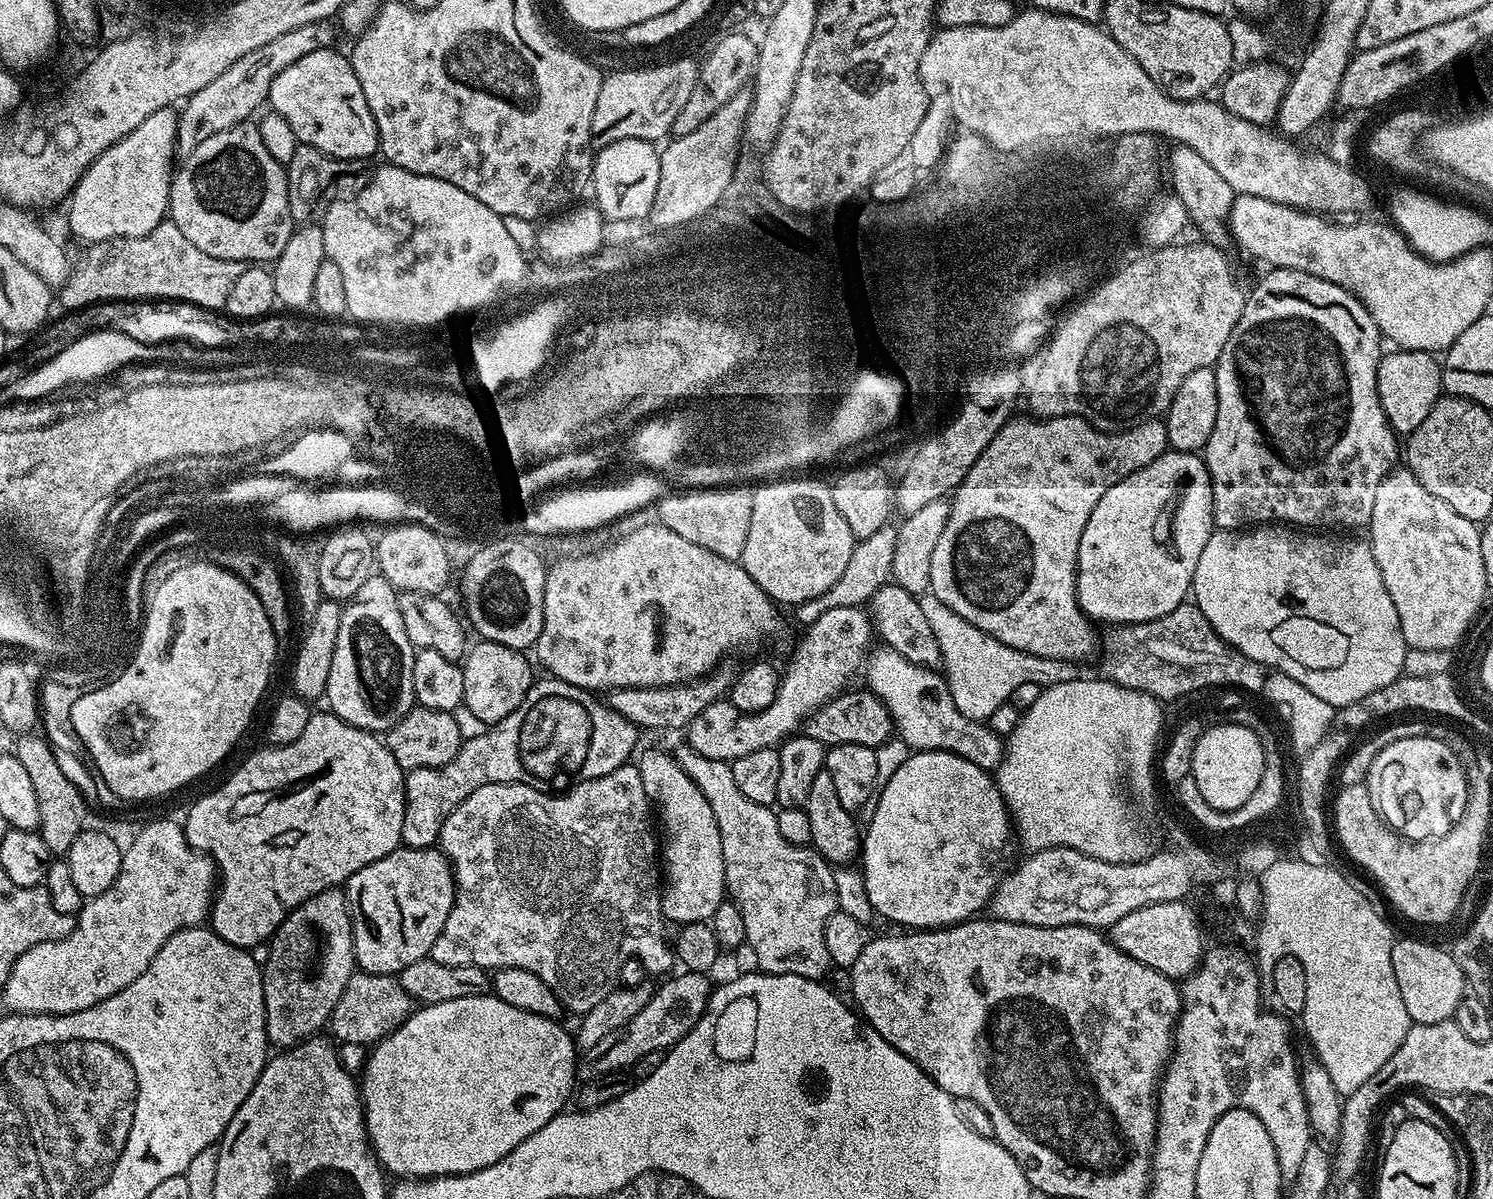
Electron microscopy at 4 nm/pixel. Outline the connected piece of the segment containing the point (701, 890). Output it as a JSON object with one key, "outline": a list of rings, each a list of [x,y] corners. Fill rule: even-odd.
{"outline":[[[648,748],[638,756],[638,767],[642,774],[642,786],[646,786],[646,794],[654,805],[658,817],[658,828],[662,833],[662,891],[660,905],[664,911],[665,921],[673,925],[703,924],[711,921],[712,915],[720,903],[726,900],[724,887],[724,859],[722,858],[722,834],[718,834],[718,822],[714,818],[714,810],[710,810],[710,802],[694,786],[690,774],[678,766],[675,755],[663,752],[660,748]]]}

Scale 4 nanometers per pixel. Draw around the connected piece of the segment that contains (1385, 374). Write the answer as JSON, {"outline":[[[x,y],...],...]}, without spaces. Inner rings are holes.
{"outline":[[[1405,348],[1385,351],[1378,362],[1378,398],[1390,426],[1398,434],[1411,434],[1422,426],[1426,414],[1436,405],[1444,392],[1442,364],[1433,353]]]}

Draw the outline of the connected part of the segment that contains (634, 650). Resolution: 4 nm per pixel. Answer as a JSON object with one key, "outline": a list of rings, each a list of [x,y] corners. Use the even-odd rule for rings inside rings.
{"outline":[[[651,522],[651,523],[652,523],[652,524],[644,524],[644,525],[642,525],[642,526],[641,526],[641,528],[636,528],[636,529],[634,529],[634,530],[633,530],[633,532],[628,532],[628,533],[626,533],[626,534],[625,534],[625,536],[624,536],[624,537],[622,537],[622,538],[621,538],[621,540],[616,540],[616,541],[614,541],[614,542],[613,542],[613,544],[612,544],[612,545],[610,545],[610,546],[609,546],[609,548],[604,548],[604,549],[602,549],[602,550],[601,550],[601,552],[592,552],[592,553],[590,553],[590,554],[589,554],[589,556],[568,556],[568,557],[566,557],[566,558],[565,558],[565,560],[560,560],[560,561],[558,561],[558,562],[557,562],[557,564],[556,564],[556,565],[554,565],[554,566],[553,566],[553,565],[551,565],[551,567],[549,567],[549,568],[548,568],[548,577],[547,577],[547,578],[546,578],[546,594],[545,594],[545,595],[544,595],[544,617],[543,617],[543,618],[542,618],[542,634],[538,634],[538,638],[537,638],[537,639],[536,639],[536,642],[535,642],[535,645],[534,645],[534,653],[535,653],[535,652],[536,652],[536,656],[537,656],[537,657],[536,657],[536,656],[535,656],[535,659],[536,659],[536,660],[537,660],[537,661],[538,661],[538,664],[539,664],[539,660],[538,660],[538,659],[540,659],[540,664],[541,664],[541,666],[542,666],[542,667],[544,667],[544,668],[545,668],[545,670],[546,670],[546,671],[548,671],[548,672],[545,672],[545,673],[547,673],[547,675],[548,675],[548,676],[549,676],[549,677],[552,677],[552,678],[555,678],[555,679],[557,679],[557,680],[561,680],[561,681],[562,681],[562,682],[570,682],[570,686],[578,686],[578,687],[579,687],[579,688],[586,688],[586,689],[589,689],[589,690],[591,690],[591,691],[592,691],[592,692],[593,692],[593,693],[596,693],[596,694],[600,694],[600,693],[603,693],[603,692],[604,692],[604,691],[605,691],[605,690],[611,690],[611,689],[614,689],[614,688],[653,688],[653,687],[654,687],[654,686],[666,686],[666,685],[667,685],[667,684],[686,684],[686,683],[688,683],[688,681],[690,681],[690,680],[699,680],[699,679],[700,679],[700,677],[701,677],[701,676],[705,676],[705,674],[706,674],[706,673],[707,673],[707,672],[712,672],[712,671],[713,671],[713,670],[714,670],[714,669],[716,669],[716,666],[717,666],[717,664],[719,664],[719,663],[721,663],[721,661],[723,661],[723,660],[724,660],[724,659],[725,659],[725,658],[728,658],[728,657],[731,657],[731,656],[728,656],[728,655],[730,655],[730,654],[731,654],[731,652],[736,652],[736,651],[738,651],[738,650],[739,650],[739,648],[752,648],[752,647],[754,647],[754,646],[755,646],[755,644],[760,644],[760,643],[762,643],[762,642],[763,642],[763,640],[768,640],[768,639],[770,639],[770,638],[771,638],[771,636],[772,636],[772,635],[774,635],[774,634],[775,634],[775,632],[776,632],[776,631],[778,631],[778,630],[779,630],[779,628],[780,628],[780,612],[781,612],[781,609],[780,609],[780,608],[779,608],[779,607],[778,607],[778,605],[777,605],[777,603],[776,603],[776,601],[774,601],[774,600],[771,600],[771,599],[770,599],[770,598],[769,598],[769,597],[768,597],[768,596],[767,596],[767,595],[766,595],[766,594],[765,594],[765,593],[764,593],[764,591],[763,591],[763,590],[762,590],[762,586],[758,586],[758,582],[754,582],[754,578],[750,578],[750,574],[746,574],[746,570],[745,570],[745,569],[744,569],[744,568],[743,568],[743,567],[742,567],[742,566],[741,566],[741,564],[739,564],[739,563],[738,563],[738,562],[737,562],[737,561],[735,561],[735,560],[727,560],[727,559],[726,559],[726,558],[722,558],[722,557],[721,557],[721,556],[719,556],[719,555],[718,555],[718,554],[714,554],[714,553],[713,553],[713,552],[711,552],[711,551],[710,551],[710,550],[706,550],[706,549],[705,549],[705,548],[703,548],[703,547],[702,547],[702,546],[694,546],[694,542],[689,542],[689,541],[688,541],[688,539],[686,539],[686,538],[682,538],[682,537],[680,537],[680,536],[679,536],[679,534],[674,534],[674,530],[670,530],[670,529],[669,529],[669,528],[668,528],[668,527],[667,527],[667,526],[666,526],[666,525],[664,525],[664,524],[662,524],[662,523],[659,523],[659,522]]]}

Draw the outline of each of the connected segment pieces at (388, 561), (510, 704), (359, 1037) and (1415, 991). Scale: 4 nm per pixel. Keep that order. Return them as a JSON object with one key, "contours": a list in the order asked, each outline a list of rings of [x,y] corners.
{"contours":[[[[394,523],[383,530],[385,532],[376,540],[376,566],[379,575],[385,576],[393,588],[400,592],[421,592],[431,596],[443,593],[443,588],[448,584],[448,575],[452,572],[452,560],[448,557],[445,537],[420,524]]],[[[489,640],[473,643],[465,651],[462,657],[463,707],[468,708],[474,719],[481,720],[481,725],[491,726],[502,722],[506,714],[522,706],[522,698],[526,698],[530,686],[534,683],[533,661],[528,661],[524,656],[527,655],[519,648],[502,646]]],[[[355,971],[346,982],[346,990],[342,990],[342,998],[338,998],[338,1006],[334,1006],[330,1029],[337,1036],[340,1044],[358,1042],[365,1046],[375,1045],[385,1040],[414,1011],[414,1002],[406,990],[402,990],[396,976],[379,976],[369,972]]],[[[1397,939],[1392,946],[1392,965],[1406,1014],[1410,1014],[1413,1024],[1433,1024],[1455,1017],[1458,1002],[1466,996],[1466,985],[1462,970],[1447,947],[1439,948],[1424,940]]]]}

